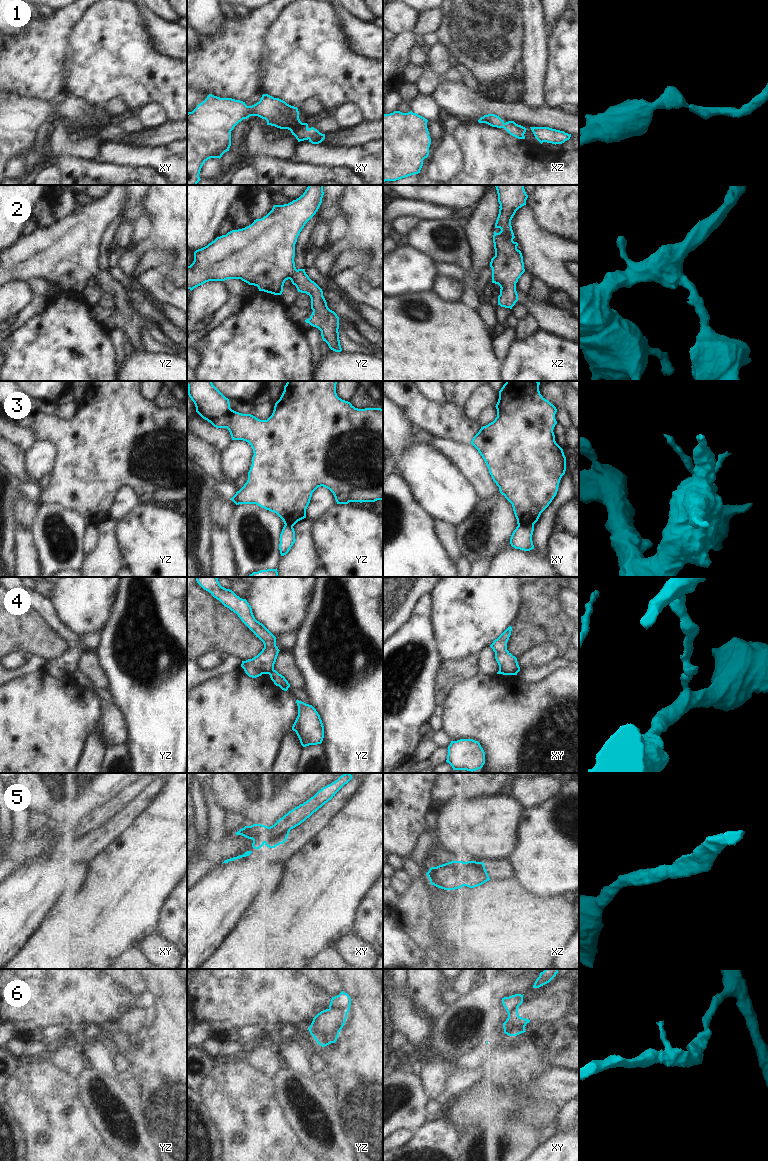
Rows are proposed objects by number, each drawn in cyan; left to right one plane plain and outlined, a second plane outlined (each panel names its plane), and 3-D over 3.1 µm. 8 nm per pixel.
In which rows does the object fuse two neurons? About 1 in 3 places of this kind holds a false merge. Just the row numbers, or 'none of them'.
3, 4, 6

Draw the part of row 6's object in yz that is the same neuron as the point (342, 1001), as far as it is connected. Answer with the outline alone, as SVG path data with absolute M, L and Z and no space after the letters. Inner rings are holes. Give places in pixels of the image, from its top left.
M342 991L339 995L332 997L329 1009L333 1008L336 1010L343 1010L345 1013L348 1013L350 1010L351 998L350 996Z

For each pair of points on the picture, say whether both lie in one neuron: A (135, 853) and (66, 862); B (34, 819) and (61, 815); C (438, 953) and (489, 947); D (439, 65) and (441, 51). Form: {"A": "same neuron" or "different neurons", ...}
{"A": "different neurons", "B": "different neurons", "C": "different neurons", "D": "same neuron"}

